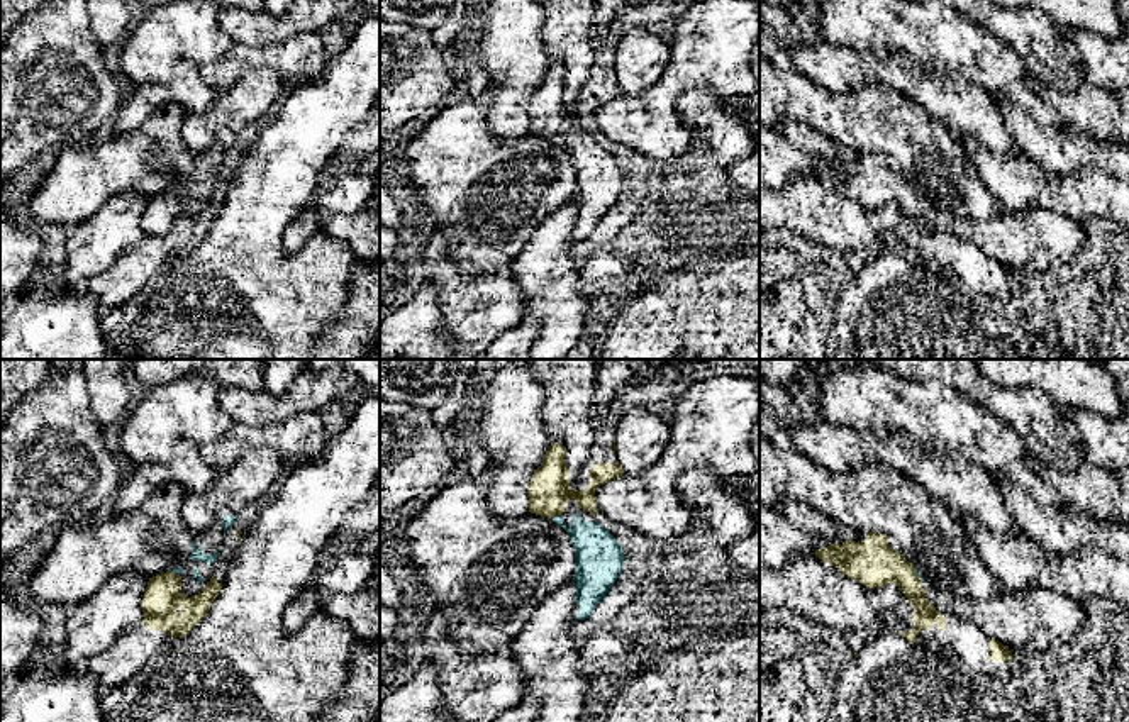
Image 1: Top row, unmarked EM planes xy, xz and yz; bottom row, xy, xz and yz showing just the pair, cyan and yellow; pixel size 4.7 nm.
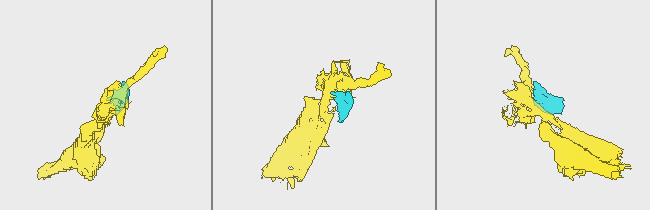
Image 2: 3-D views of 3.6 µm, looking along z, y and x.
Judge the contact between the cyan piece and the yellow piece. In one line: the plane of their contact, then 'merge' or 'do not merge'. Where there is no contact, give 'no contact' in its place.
meets cyan in xz; do not merge

